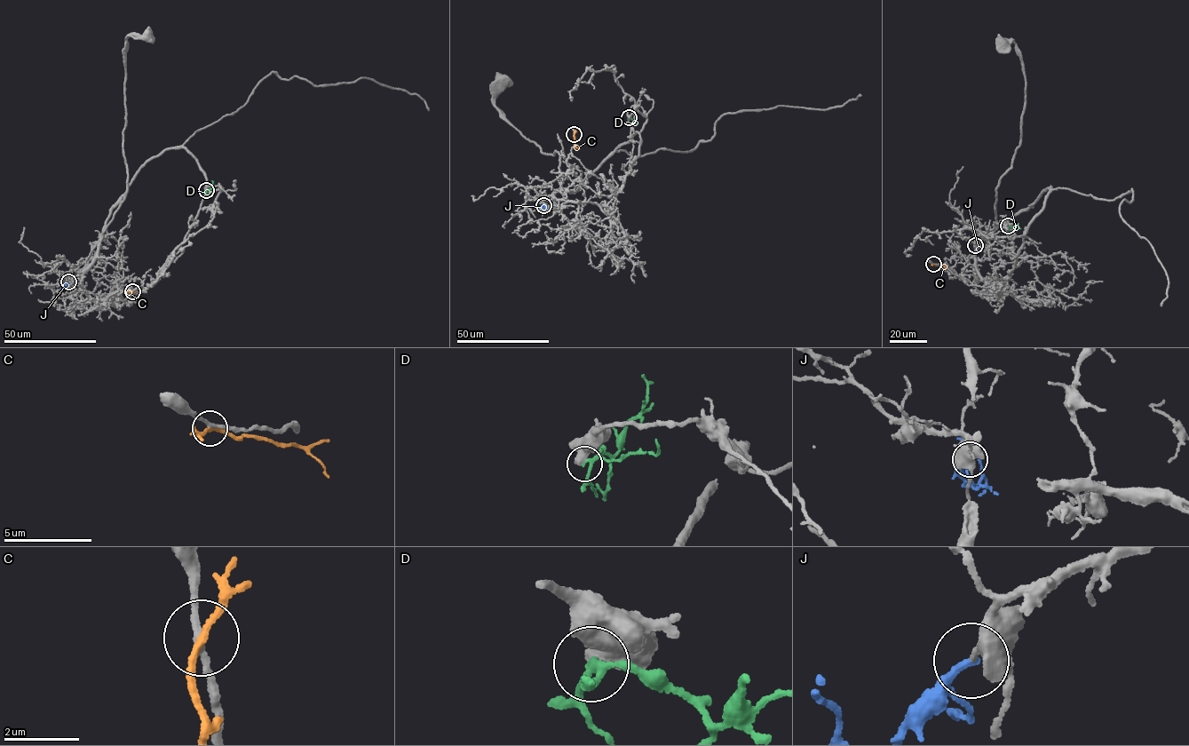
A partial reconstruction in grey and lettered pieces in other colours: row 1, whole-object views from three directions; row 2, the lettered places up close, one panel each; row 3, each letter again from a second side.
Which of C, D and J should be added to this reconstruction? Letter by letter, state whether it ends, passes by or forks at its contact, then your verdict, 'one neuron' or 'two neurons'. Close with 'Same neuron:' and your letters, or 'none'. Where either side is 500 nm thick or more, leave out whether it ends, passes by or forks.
C: it passes by; two neurons
D: two neurons
J: it passes by; one neuron
Same neuron: J

